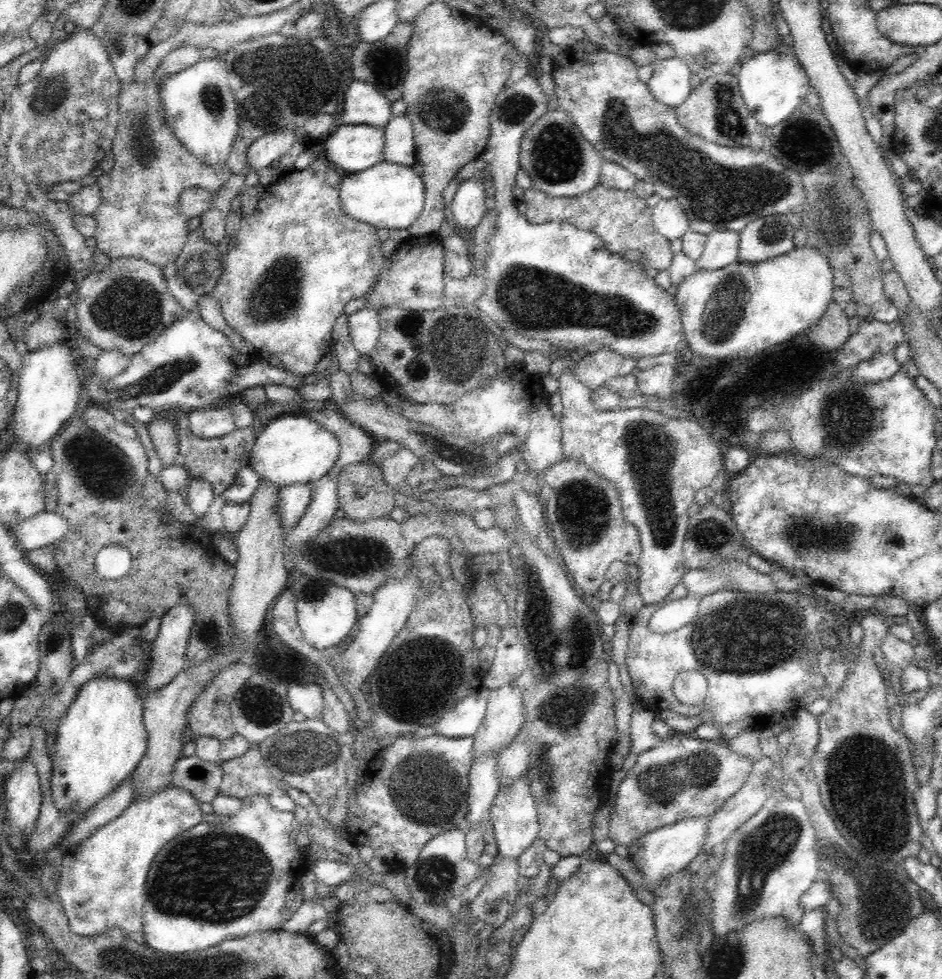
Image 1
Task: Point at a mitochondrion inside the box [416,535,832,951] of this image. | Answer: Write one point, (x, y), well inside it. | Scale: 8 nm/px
(752, 636)

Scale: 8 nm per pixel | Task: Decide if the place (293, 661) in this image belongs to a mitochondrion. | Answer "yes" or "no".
no

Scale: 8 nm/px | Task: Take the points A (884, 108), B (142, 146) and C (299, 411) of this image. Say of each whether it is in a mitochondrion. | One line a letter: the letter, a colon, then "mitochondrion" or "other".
A: other
B: mitochondrion
C: other

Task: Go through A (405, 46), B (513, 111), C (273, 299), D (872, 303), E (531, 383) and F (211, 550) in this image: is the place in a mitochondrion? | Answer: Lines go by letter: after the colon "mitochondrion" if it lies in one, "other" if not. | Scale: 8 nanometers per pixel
A: other
B: mitochondrion
C: mitochondrion
D: other
E: other
F: other

